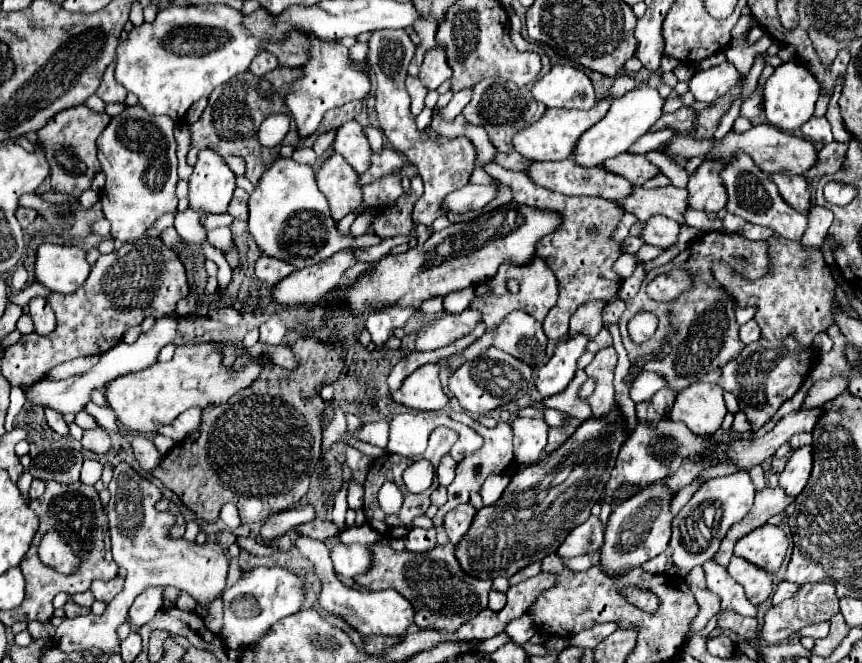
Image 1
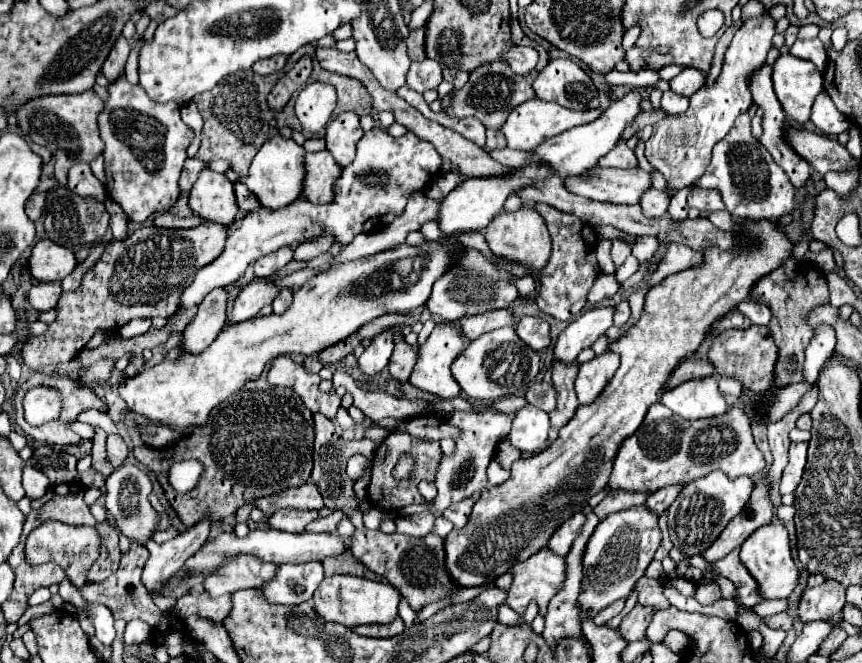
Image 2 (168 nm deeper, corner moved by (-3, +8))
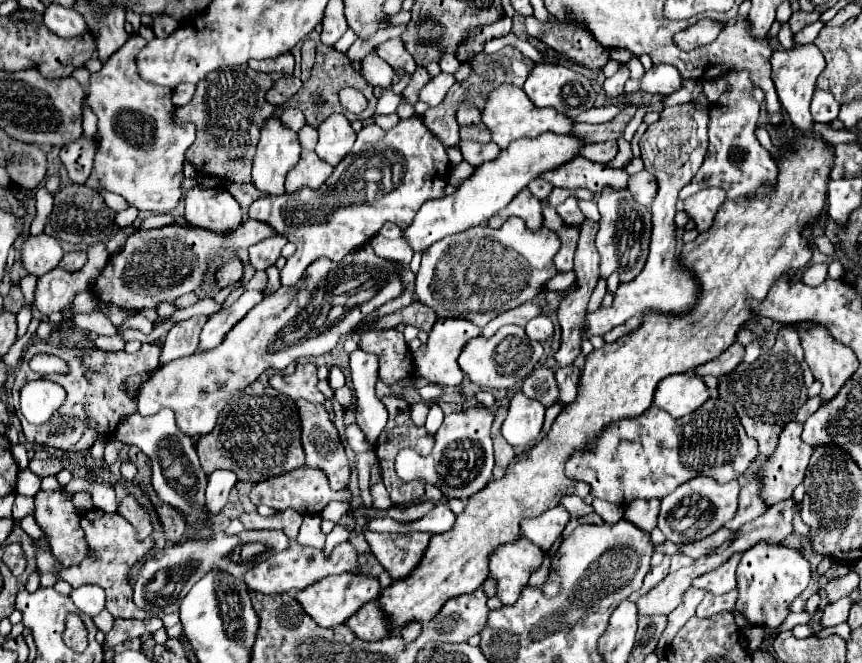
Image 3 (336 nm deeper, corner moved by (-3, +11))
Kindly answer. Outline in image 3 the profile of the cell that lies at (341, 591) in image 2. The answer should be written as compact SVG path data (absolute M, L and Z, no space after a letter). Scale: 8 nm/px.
M340 573L340 575L328 575L324 579L320 579L318 583L312 583L310 587L298 591L296 599L320 627L336 627L336 625L344 623L348 617L352 617L362 605L366 605L370 601L378 601L380 593L382 593L382 585L380 585L378 577Z

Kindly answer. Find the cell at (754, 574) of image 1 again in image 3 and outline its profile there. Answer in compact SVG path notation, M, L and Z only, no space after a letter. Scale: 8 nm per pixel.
M740 553L732 555L732 557L730 557L726 563L722 563L718 569L696 577L696 579L692 581L692 587L706 589L706 591L710 591L710 593L714 593L714 595L724 595L724 593L736 589L736 587L738 587L738 579L736 579L738 559L740 559Z

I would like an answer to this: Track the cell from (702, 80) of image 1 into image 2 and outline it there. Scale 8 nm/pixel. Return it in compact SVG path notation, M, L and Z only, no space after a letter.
M684 68L678 76L674 76L670 80L670 90L680 94L680 96L688 96L690 98L694 92L698 92L704 86L704 80L706 80L706 76L700 70Z

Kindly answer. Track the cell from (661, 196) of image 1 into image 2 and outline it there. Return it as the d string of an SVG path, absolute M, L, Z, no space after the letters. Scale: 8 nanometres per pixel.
M594 166L588 178L566 178L566 190L572 194L612 204L638 204L640 196L650 188L650 174L640 168L614 170Z

